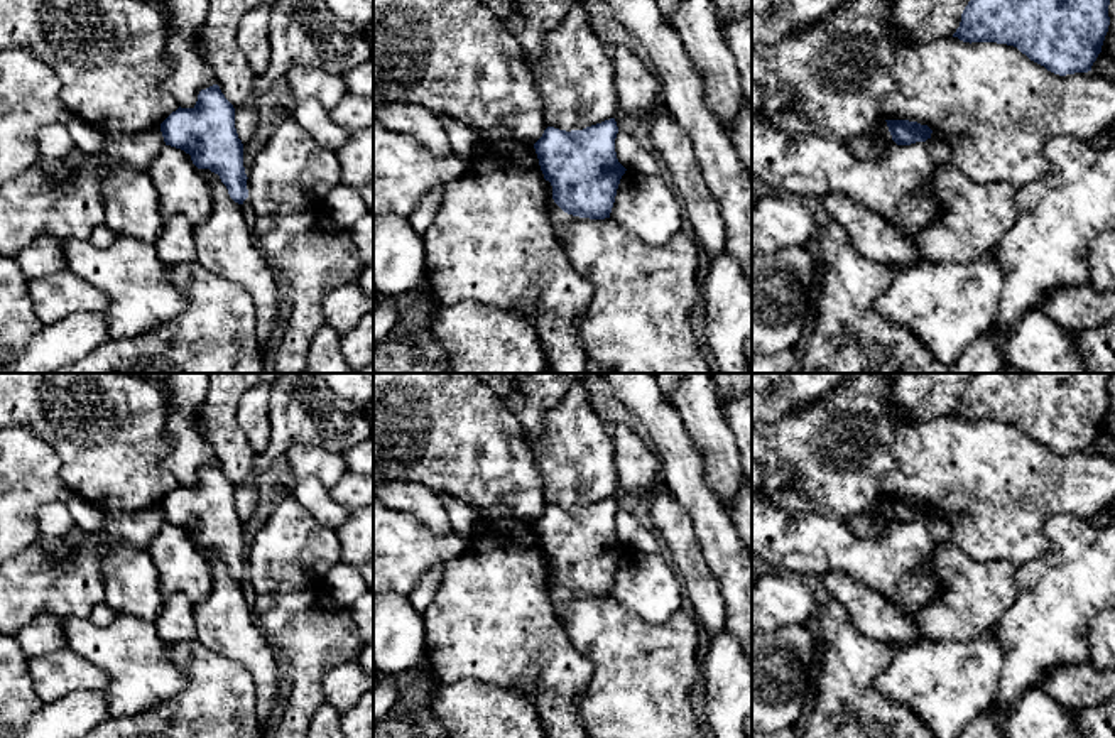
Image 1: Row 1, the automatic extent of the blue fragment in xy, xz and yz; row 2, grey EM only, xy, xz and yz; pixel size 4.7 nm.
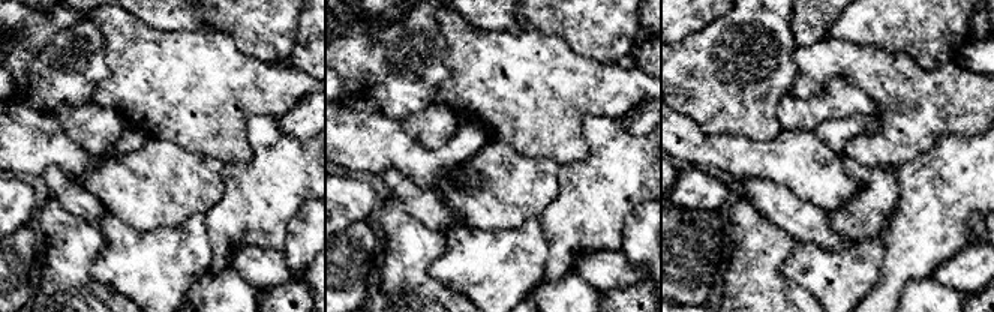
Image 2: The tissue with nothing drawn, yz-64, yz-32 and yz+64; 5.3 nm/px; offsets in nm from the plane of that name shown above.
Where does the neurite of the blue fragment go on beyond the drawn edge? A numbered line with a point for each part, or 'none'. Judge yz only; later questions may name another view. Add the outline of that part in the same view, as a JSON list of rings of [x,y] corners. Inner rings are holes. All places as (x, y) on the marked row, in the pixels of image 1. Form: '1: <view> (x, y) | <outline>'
none

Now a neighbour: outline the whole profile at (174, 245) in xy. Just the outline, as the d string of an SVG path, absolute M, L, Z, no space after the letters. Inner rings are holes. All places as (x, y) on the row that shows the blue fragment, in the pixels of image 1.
M174 216L164 223L154 248L166 267L176 267L196 260L193 225L182 216Z

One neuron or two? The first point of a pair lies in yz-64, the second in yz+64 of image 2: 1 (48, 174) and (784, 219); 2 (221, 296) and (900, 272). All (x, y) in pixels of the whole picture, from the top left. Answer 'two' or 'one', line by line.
1: one
2: two

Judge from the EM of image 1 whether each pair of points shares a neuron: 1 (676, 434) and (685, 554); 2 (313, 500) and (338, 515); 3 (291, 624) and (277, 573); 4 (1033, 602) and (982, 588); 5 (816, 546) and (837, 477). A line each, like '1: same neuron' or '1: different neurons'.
1: different neurons
2: same neuron
3: different neurons
4: different neurons
5: different neurons

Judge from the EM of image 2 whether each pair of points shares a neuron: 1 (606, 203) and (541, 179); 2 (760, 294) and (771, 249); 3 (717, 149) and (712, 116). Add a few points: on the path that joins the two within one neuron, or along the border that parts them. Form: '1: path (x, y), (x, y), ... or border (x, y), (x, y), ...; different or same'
1: border (561, 165), (558, 195), (541, 216); different
2: path (760, 284), (760, 260); same
3: border (685, 114), (706, 132), (735, 132), (750, 138); different

